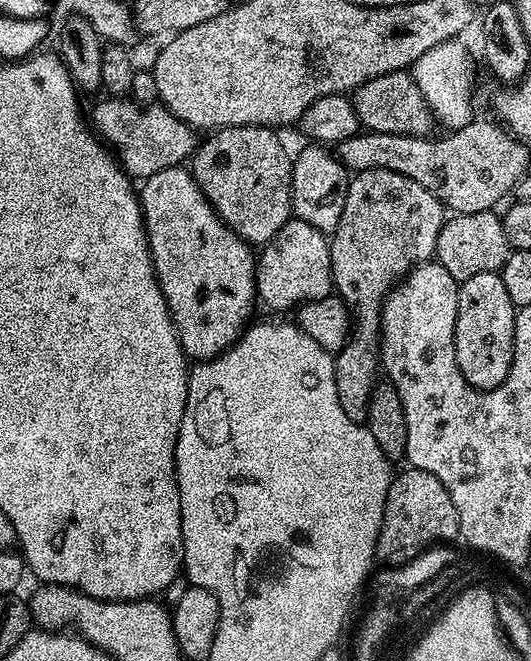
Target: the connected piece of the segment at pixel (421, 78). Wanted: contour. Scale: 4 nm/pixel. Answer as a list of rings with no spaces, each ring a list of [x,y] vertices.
[[[459,39],[447,40],[431,47],[412,65],[412,77],[437,121],[453,130],[464,127],[474,118],[472,113],[472,60]]]

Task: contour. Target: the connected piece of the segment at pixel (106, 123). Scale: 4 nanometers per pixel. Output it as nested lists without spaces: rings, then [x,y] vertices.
[[[116,98],[111,102],[113,104],[98,105],[92,116],[100,123],[99,131],[120,161],[121,168],[133,181],[149,180],[151,176],[158,174],[158,170],[179,168],[196,151],[197,129],[182,122],[163,104],[157,102],[144,107],[131,98]]]

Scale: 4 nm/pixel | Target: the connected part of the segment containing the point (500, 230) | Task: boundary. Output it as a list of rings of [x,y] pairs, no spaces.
[[[495,211],[462,213],[445,219],[436,243],[435,263],[440,264],[457,282],[474,278],[474,274],[499,272],[510,251],[503,219]]]

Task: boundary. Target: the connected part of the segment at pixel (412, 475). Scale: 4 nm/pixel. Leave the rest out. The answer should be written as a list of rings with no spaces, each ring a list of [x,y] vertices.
[[[411,466],[405,467],[405,472],[396,472],[392,477],[392,485],[386,494],[386,506],[382,514],[382,526],[376,539],[375,559],[381,565],[407,564],[415,561],[429,546],[457,539],[460,536],[460,519],[458,510],[454,510],[454,502],[442,482],[434,478],[434,474],[426,474],[426,470],[418,470]]]

